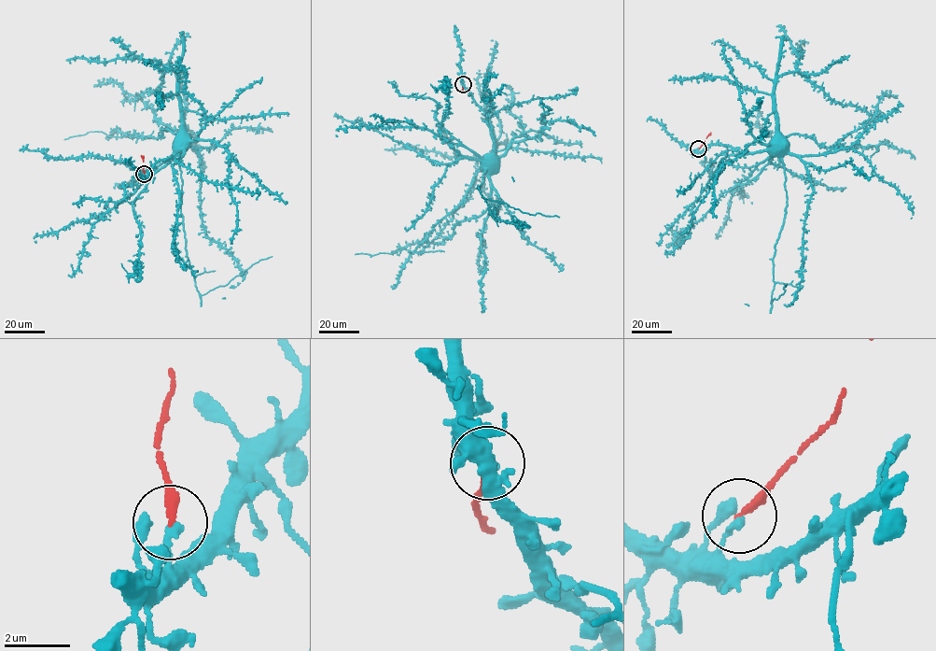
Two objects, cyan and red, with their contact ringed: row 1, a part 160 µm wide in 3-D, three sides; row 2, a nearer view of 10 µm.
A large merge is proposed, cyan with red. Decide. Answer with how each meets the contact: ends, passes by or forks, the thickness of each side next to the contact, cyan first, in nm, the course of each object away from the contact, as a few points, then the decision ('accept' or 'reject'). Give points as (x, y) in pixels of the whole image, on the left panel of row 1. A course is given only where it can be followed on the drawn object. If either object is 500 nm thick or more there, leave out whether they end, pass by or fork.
cyan ends; red ends; calibres 240 and 280 nm; course cyan (144, 174), (156, 162), (178, 159), (183, 149), (180, 212), (188, 259), (201, 295), (272, 256); course red (144, 174), (141, 155); reject

